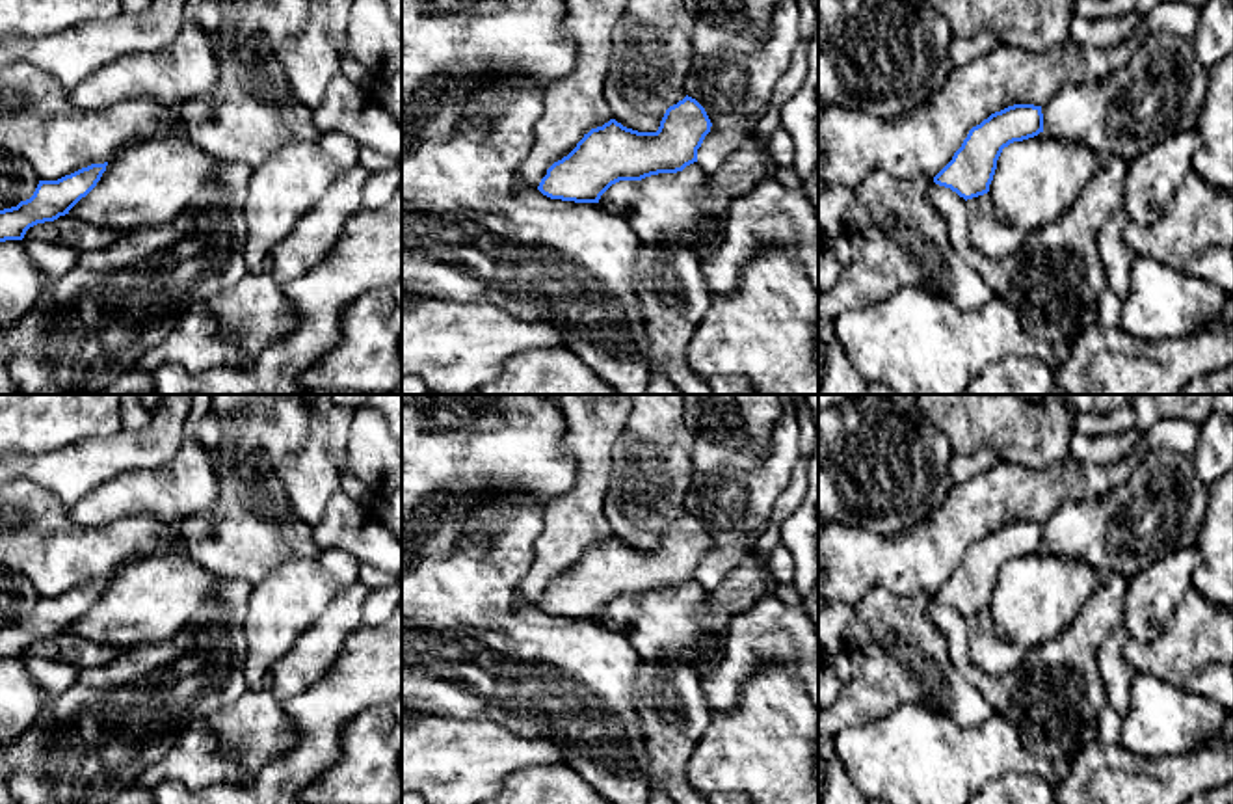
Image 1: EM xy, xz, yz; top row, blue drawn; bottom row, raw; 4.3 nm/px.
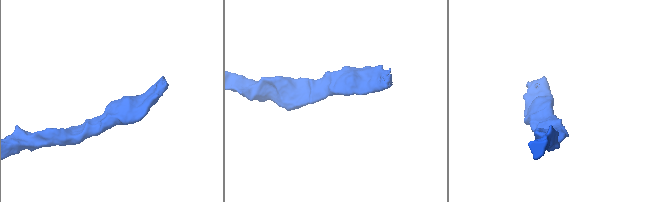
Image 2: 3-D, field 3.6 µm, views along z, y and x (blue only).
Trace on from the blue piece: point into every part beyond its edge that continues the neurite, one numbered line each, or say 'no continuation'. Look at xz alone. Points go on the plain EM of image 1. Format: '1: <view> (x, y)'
no continuation

